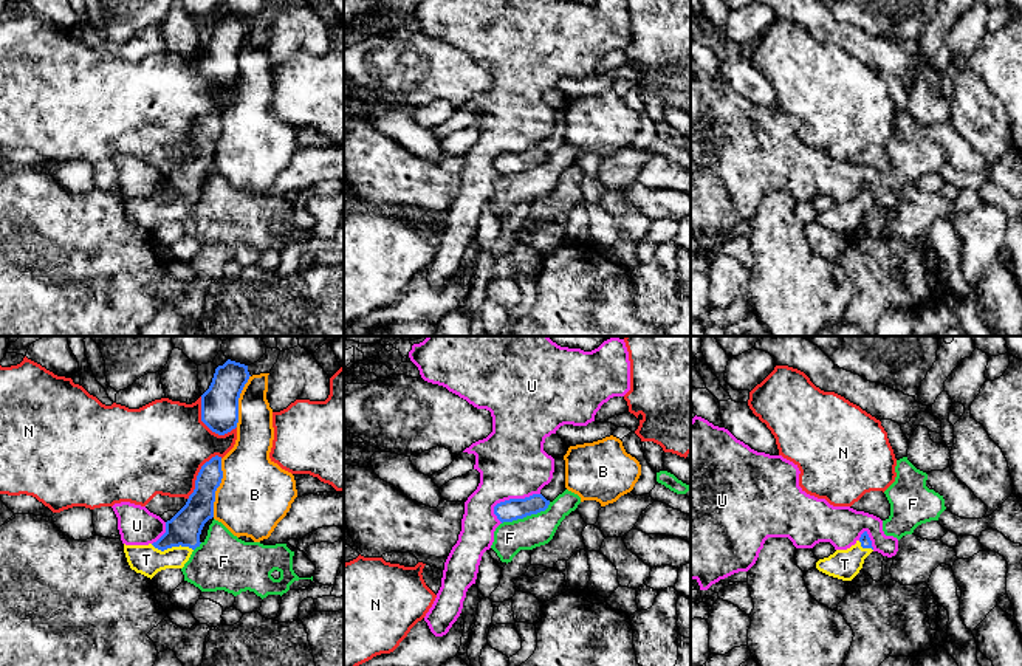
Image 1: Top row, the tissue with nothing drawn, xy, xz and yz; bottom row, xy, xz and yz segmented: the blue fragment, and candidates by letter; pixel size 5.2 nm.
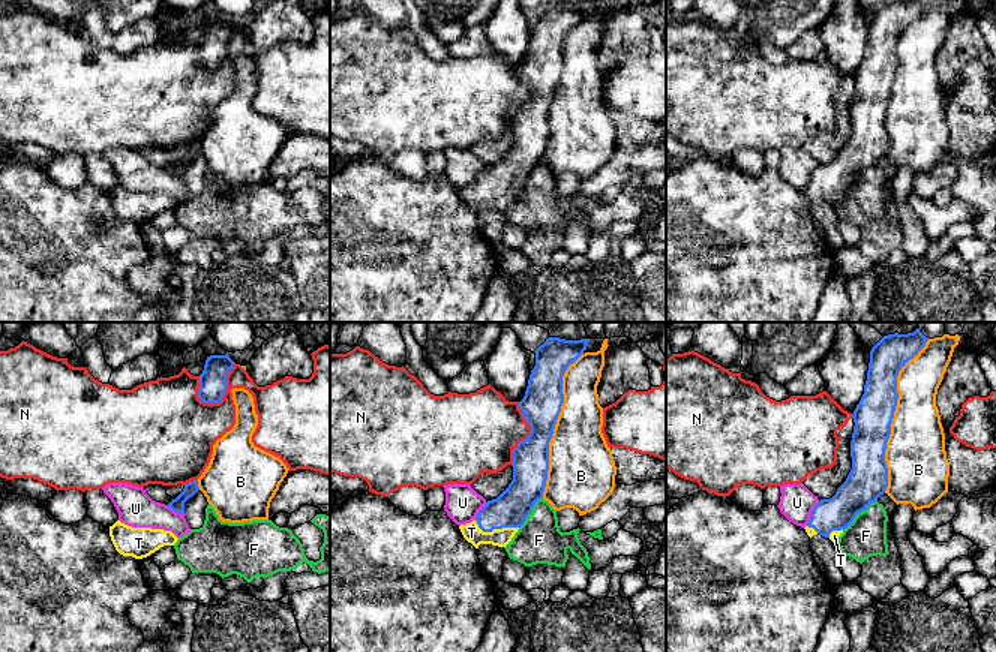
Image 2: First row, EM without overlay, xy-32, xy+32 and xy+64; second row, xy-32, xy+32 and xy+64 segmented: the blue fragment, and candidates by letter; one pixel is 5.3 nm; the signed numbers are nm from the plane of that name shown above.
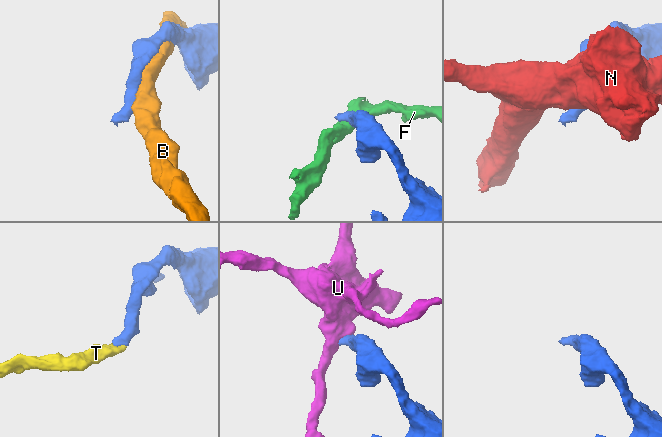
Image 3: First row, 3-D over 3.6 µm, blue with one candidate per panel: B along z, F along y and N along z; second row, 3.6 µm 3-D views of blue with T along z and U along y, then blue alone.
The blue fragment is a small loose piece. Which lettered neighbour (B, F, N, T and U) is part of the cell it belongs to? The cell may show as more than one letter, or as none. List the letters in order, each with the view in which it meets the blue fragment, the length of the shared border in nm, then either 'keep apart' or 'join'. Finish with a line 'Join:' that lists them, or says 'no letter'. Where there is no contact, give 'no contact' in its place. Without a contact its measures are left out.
B: xy | 300 nm | keep apart
F: xz | 280 nm | keep apart
N: xy | 260 nm | keep apart
T: xy | 220 nm | join
U: xz | 260 nm | keep apart
Join: T

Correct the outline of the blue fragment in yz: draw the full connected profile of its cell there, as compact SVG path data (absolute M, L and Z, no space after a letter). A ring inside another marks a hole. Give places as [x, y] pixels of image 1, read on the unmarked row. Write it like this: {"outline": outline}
{"outline": "M864 184L847 203L836 203L828 211L819 212L816 221L828 229L852 234L863 221L864 212L873 204L872 194Z"}

